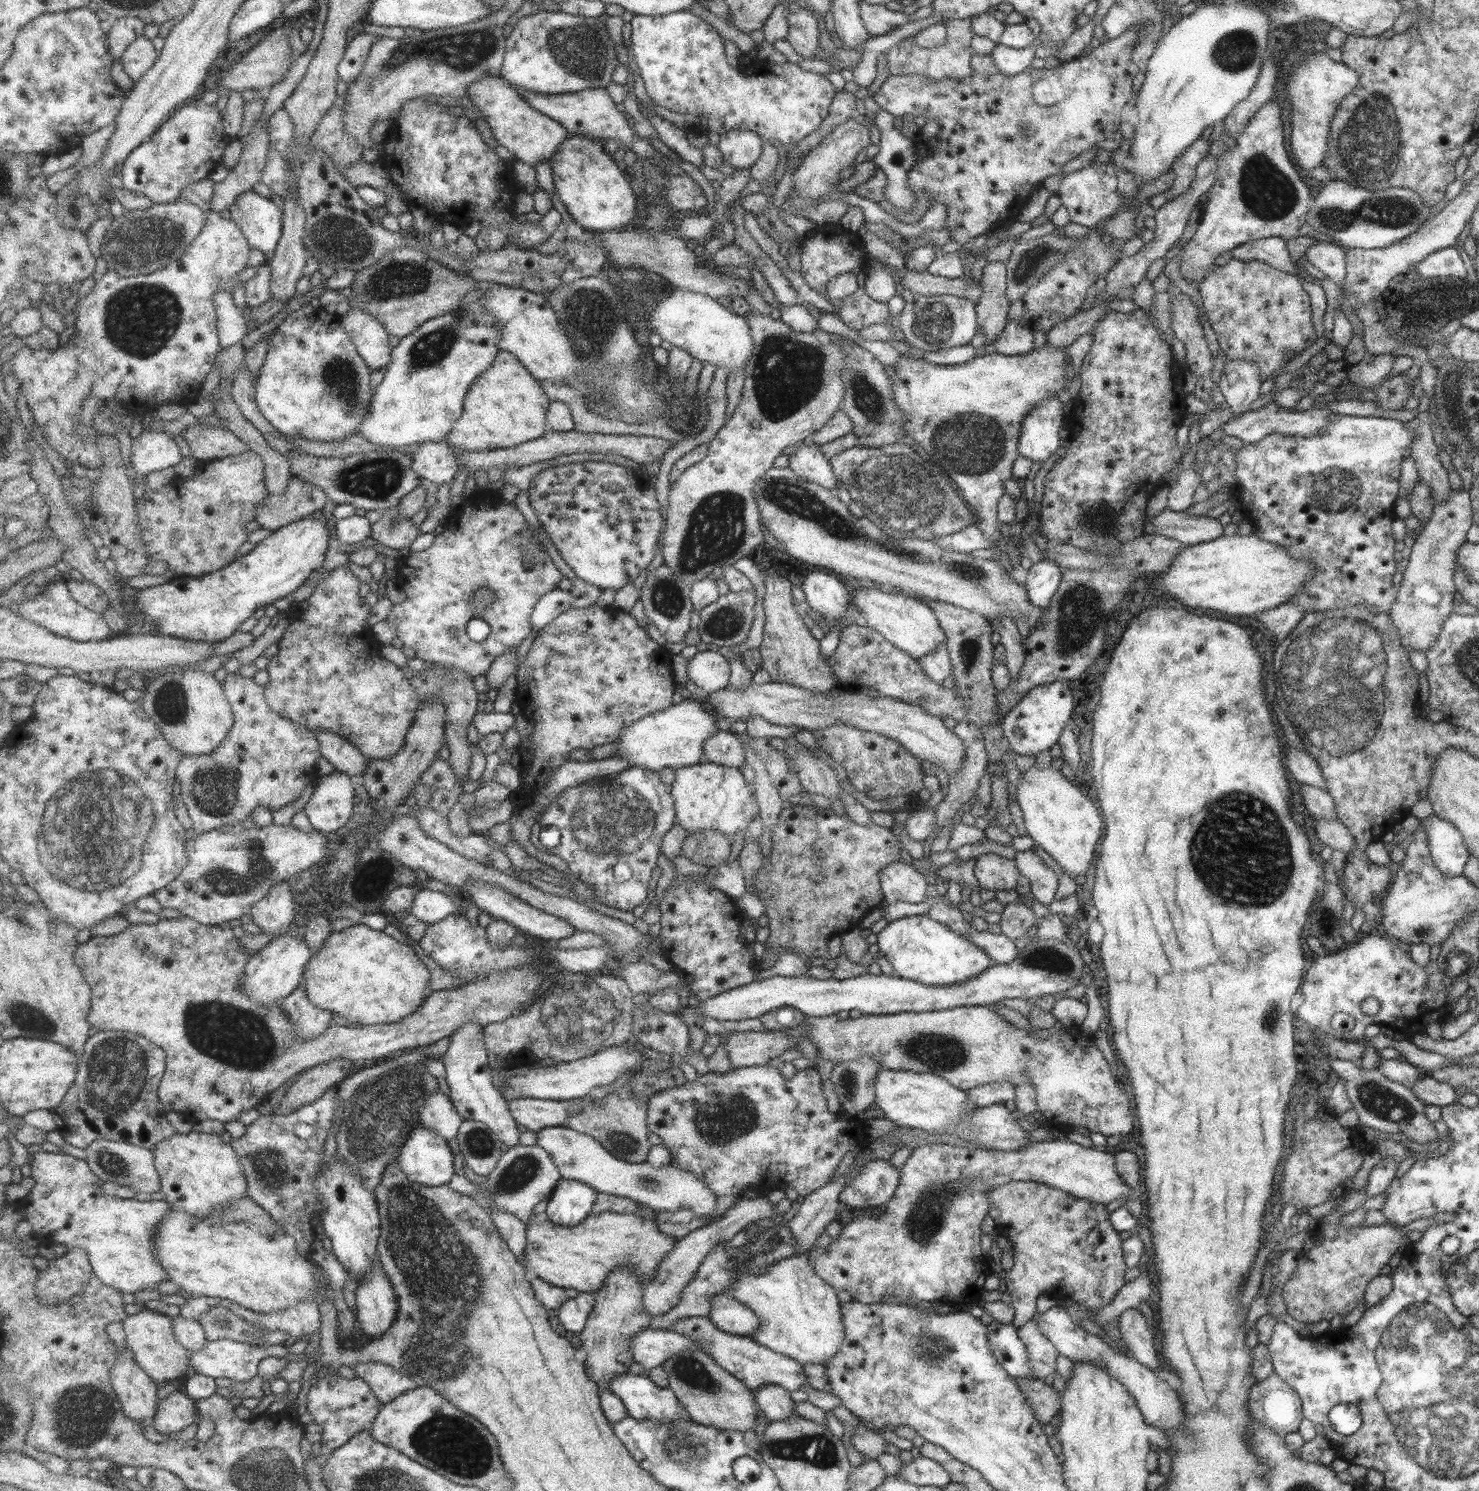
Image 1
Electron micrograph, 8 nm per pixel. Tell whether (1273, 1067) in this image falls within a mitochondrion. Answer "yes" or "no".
yes

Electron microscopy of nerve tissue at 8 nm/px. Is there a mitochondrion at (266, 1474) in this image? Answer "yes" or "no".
yes

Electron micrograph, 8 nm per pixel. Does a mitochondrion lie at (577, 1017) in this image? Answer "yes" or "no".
yes

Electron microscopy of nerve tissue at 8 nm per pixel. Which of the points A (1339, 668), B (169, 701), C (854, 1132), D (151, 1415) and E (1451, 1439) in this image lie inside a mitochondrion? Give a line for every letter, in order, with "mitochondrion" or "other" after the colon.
A: mitochondrion
B: mitochondrion
C: other
D: other
E: mitochondrion

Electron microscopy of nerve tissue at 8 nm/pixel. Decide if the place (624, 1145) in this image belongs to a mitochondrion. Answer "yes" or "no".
yes

